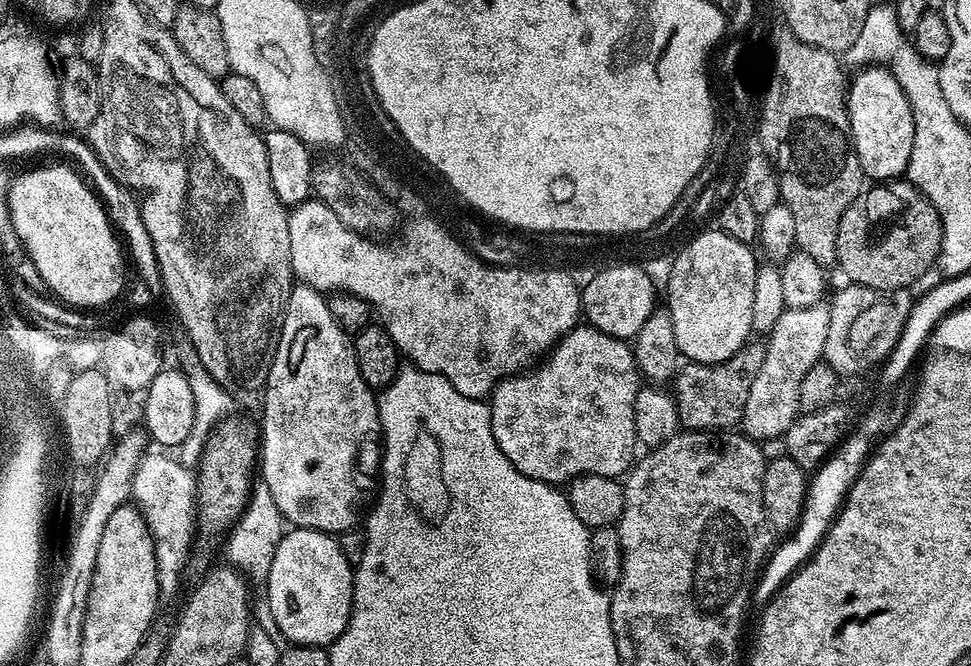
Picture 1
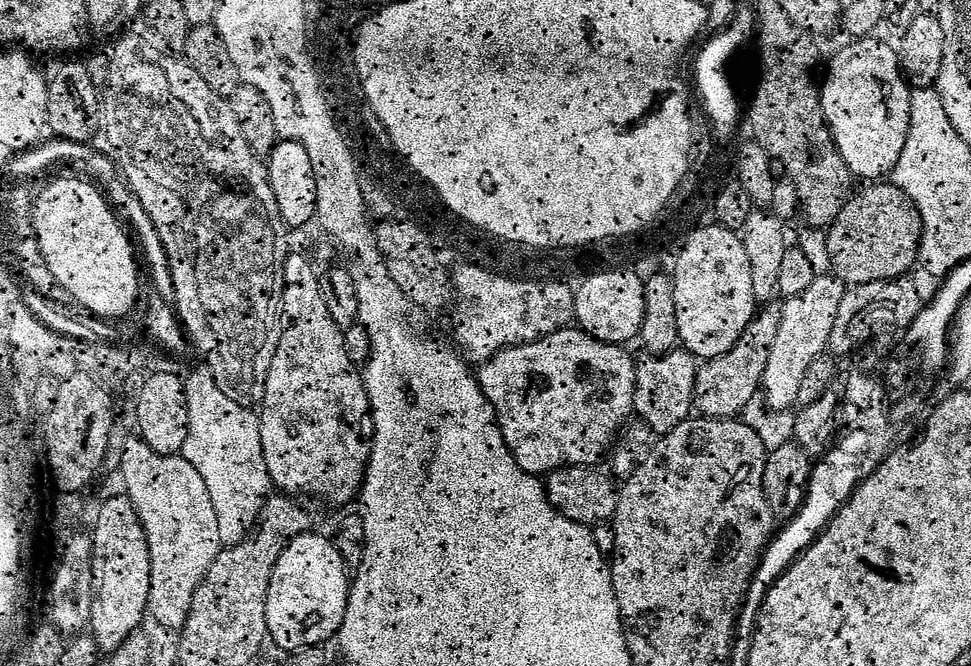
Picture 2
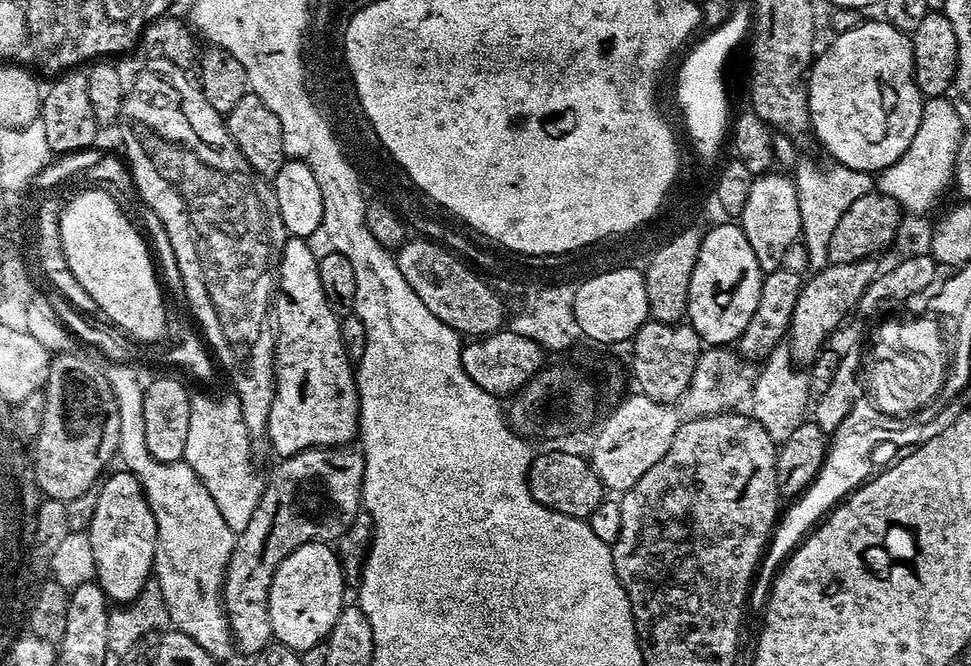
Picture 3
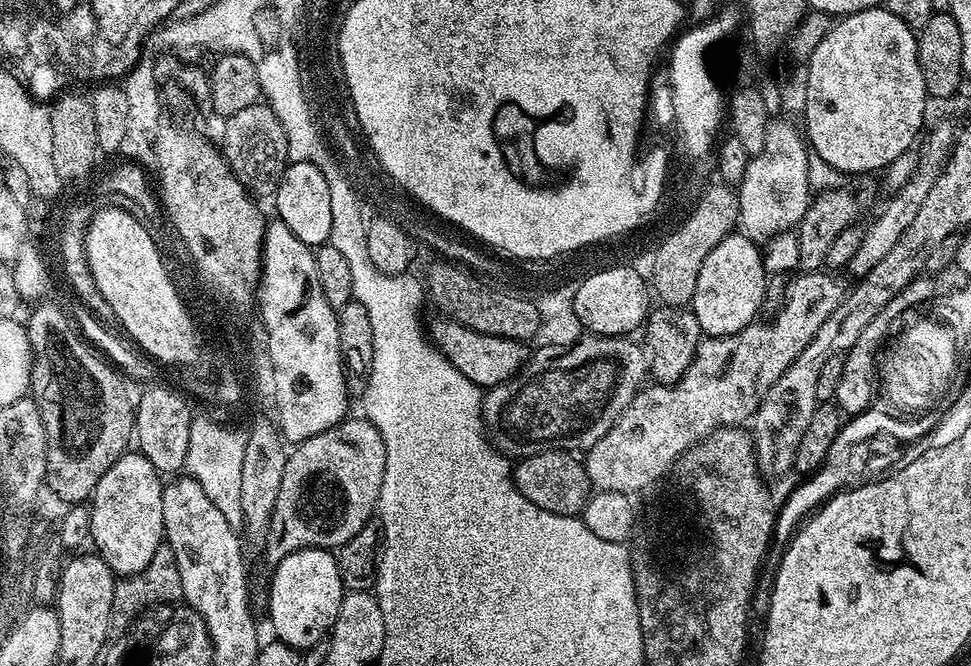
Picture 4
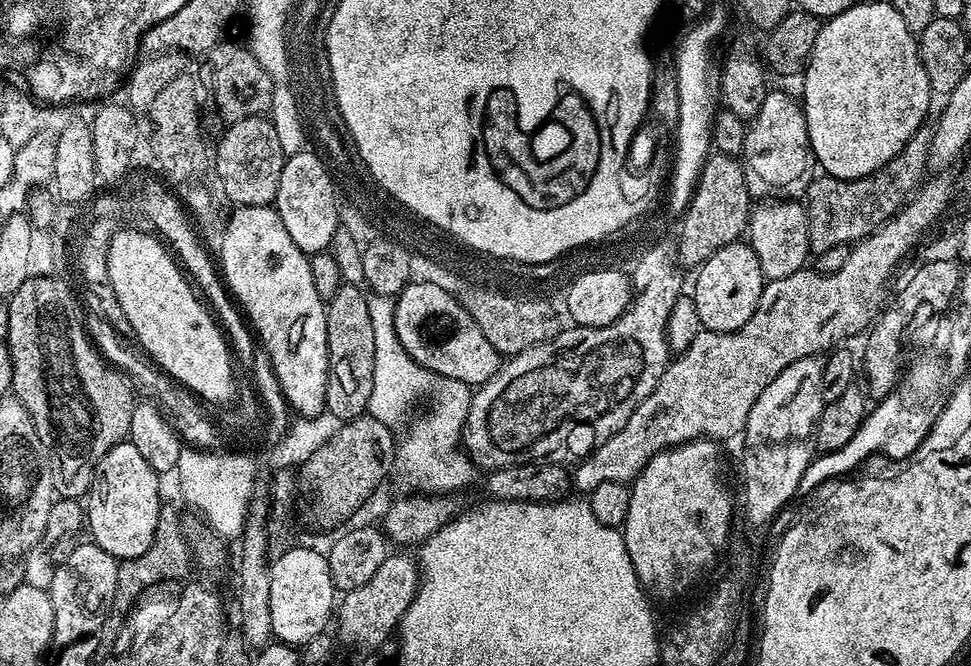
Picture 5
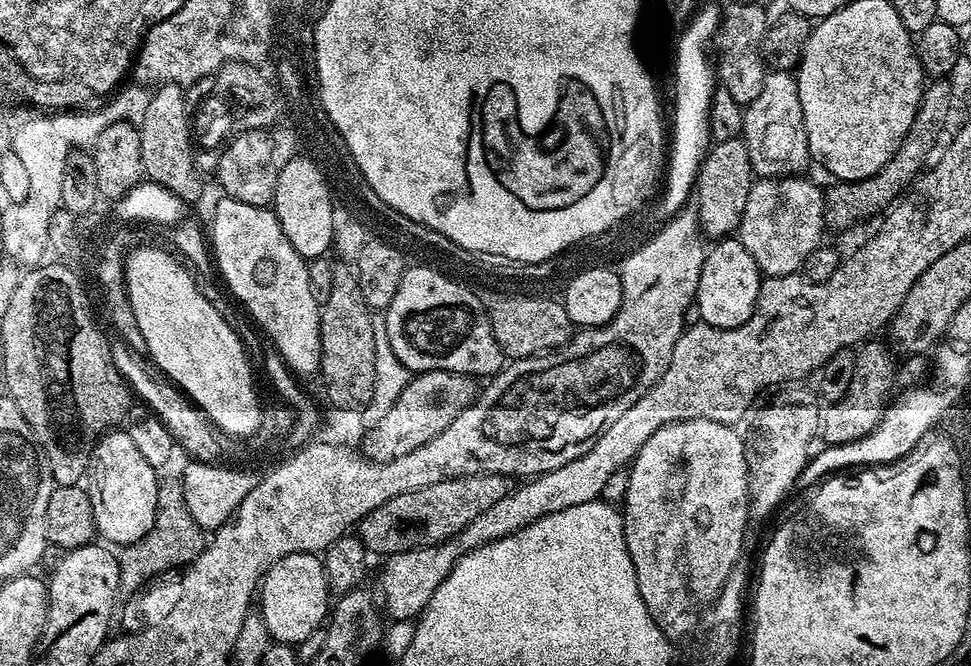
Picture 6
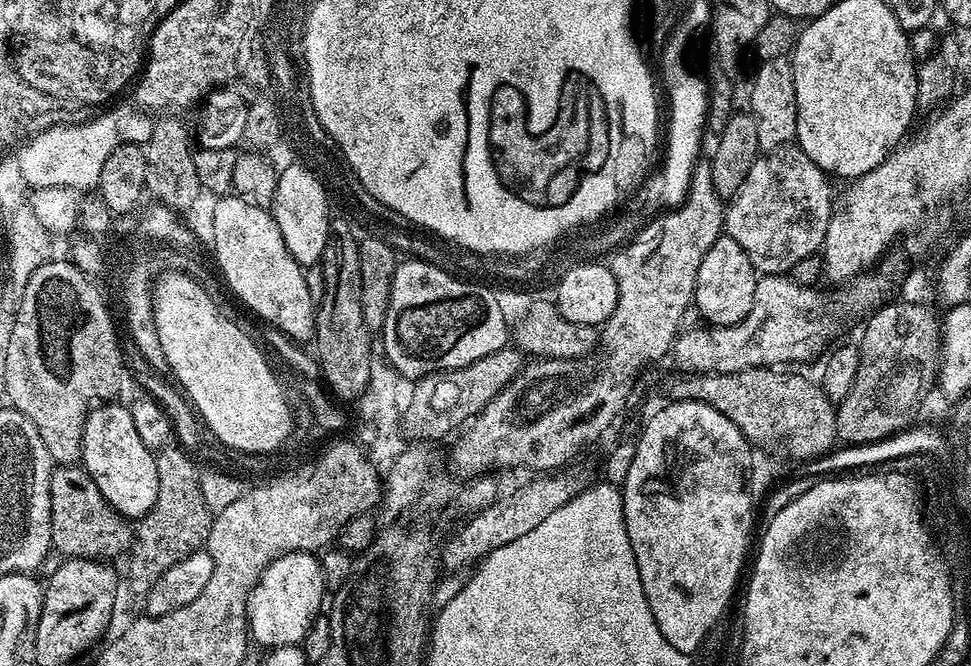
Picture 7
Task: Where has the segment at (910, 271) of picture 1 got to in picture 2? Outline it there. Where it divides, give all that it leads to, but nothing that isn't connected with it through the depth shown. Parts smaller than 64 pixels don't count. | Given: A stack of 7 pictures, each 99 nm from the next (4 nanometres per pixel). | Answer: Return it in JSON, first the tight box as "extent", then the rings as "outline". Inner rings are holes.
{"extent":[826,182,922,286],"outline":[[[868,182],[863,186],[865,188],[857,196],[856,193],[849,195],[842,210],[838,210],[834,222],[826,229],[831,271],[848,286],[865,284],[871,280],[895,280],[905,275],[911,264],[917,263],[920,254],[922,222],[912,199],[891,182]]]}

